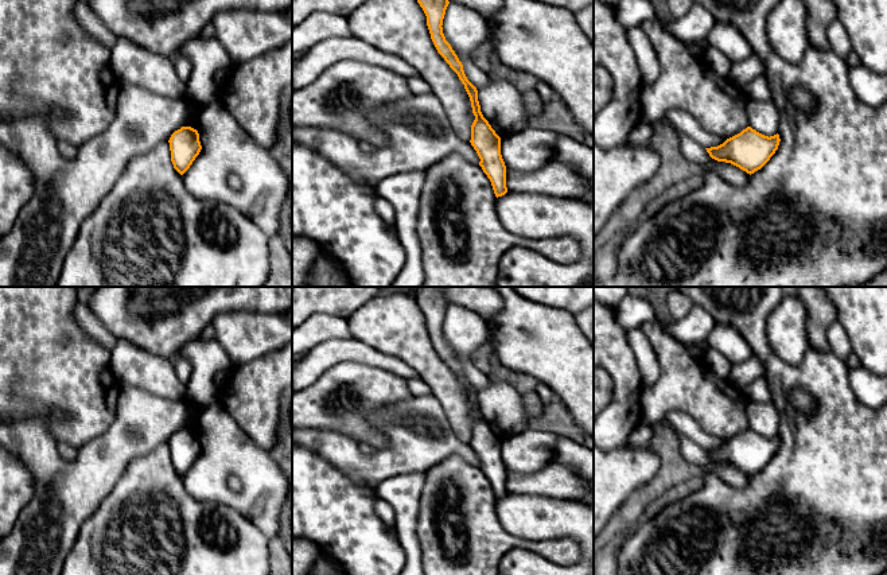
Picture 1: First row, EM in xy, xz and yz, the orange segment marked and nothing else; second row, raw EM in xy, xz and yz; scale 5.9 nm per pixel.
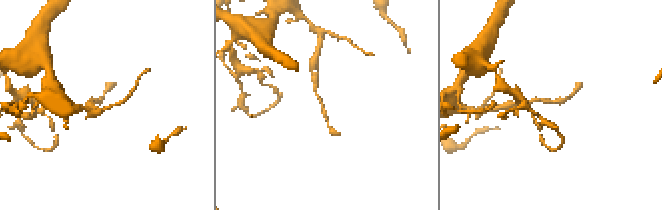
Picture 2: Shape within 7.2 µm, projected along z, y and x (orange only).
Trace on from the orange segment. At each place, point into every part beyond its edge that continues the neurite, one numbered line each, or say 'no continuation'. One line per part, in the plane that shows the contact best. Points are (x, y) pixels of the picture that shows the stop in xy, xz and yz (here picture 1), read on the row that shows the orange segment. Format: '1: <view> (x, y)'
no continuation

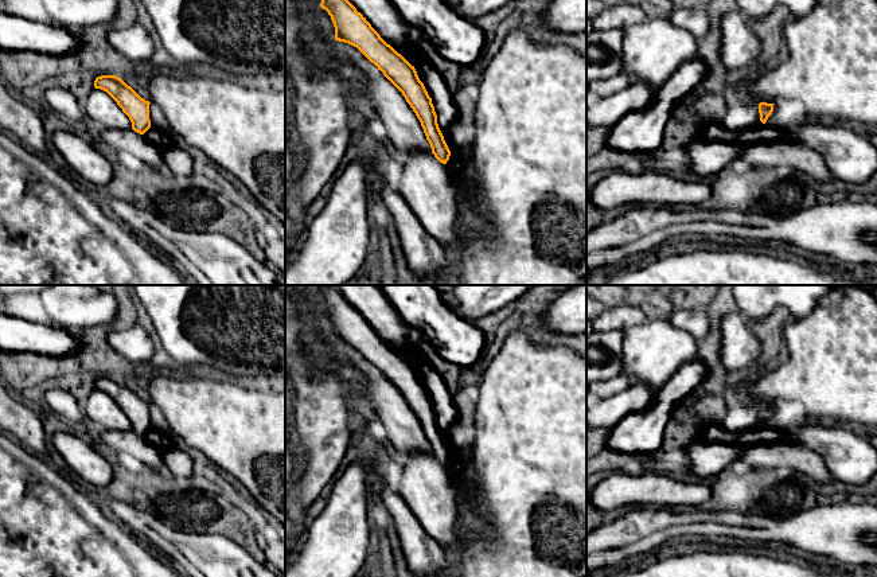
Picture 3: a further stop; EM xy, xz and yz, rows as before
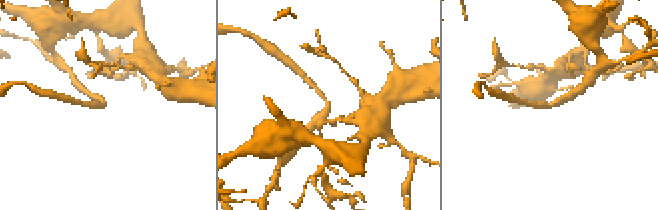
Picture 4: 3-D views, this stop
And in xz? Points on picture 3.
no continuation

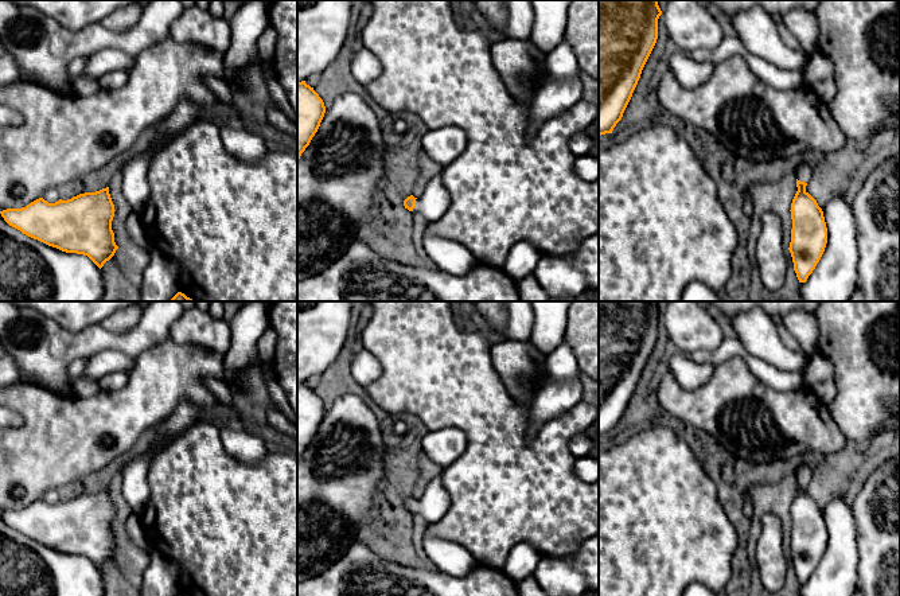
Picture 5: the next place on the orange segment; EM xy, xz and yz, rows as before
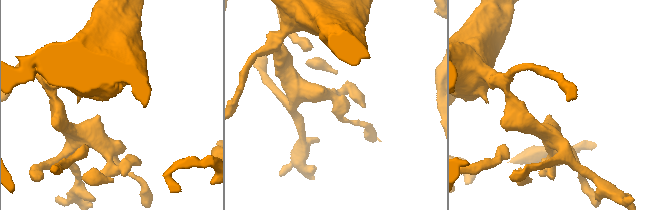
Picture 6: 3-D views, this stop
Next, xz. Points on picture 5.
1: xz (435, 201)

